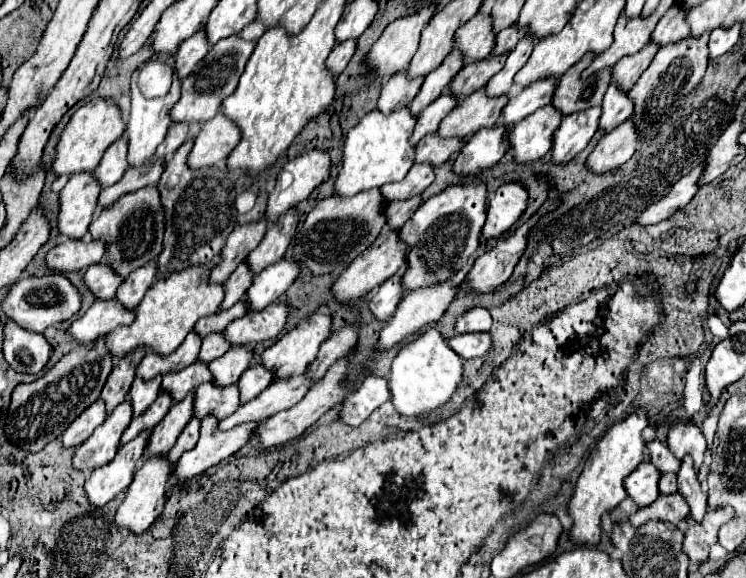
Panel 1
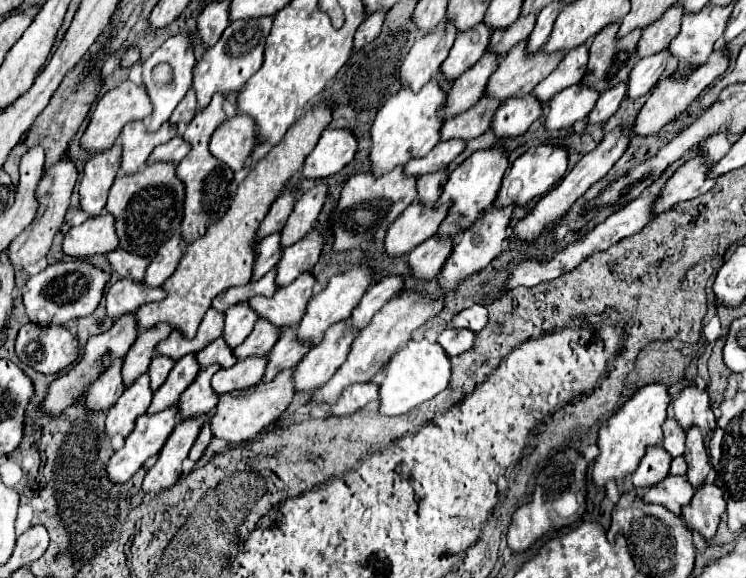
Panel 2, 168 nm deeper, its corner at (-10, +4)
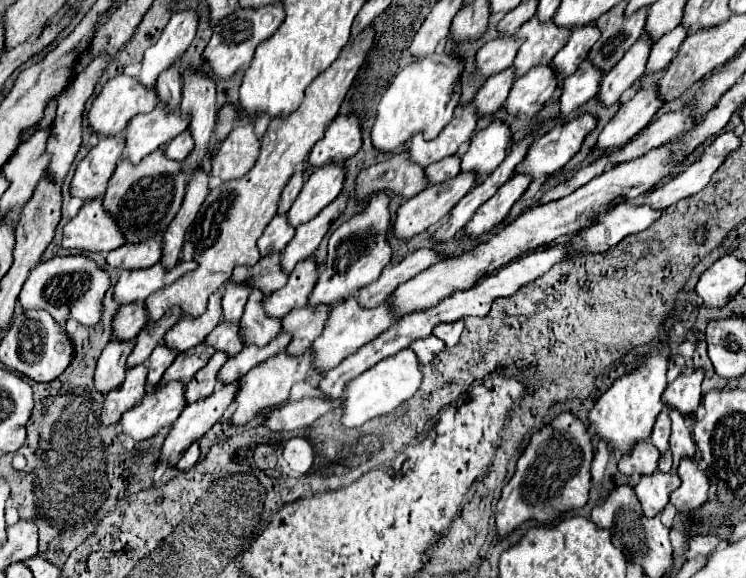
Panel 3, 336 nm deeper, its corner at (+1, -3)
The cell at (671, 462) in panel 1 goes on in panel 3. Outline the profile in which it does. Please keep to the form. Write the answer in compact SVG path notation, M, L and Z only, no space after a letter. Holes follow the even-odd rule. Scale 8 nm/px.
M664 408L660 412L660 416L656 418L656 424L654 424L654 430L652 430L652 444L664 452L668 450L668 438L670 438L670 418L668 418L668 408Z

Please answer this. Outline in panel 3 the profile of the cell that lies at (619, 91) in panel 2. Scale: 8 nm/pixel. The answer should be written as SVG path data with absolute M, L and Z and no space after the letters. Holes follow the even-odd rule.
M644 32L632 44L632 48L622 56L622 60L616 64L616 68L612 68L612 72L608 72L602 78L598 96L604 104L614 104L616 100L620 100L622 92L626 92L644 74L644 64L648 62L648 52L650 52L652 44L654 42L652 42L650 34Z

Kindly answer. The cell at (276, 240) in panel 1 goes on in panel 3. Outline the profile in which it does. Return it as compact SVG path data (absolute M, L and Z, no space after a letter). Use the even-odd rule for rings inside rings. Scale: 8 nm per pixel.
M324 164L316 168L306 180L296 202L288 210L288 220L298 226L312 216L316 216L324 206L328 206L340 192L346 178L344 164Z

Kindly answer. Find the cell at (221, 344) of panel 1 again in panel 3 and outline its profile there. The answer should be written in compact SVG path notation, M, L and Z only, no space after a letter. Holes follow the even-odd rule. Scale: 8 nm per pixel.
M228 280L224 284L224 298L222 298L222 308L224 308L224 318L230 322L238 322L242 318L246 300L250 296L250 290L240 290L240 288L248 288L248 282L232 282Z

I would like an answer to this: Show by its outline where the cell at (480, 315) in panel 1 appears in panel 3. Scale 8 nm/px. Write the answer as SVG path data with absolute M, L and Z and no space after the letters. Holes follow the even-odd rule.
M456 320L456 322L450 322L450 324L440 324L434 328L434 336L440 338L446 346L456 346L458 340L460 340L460 334L464 330L464 320Z

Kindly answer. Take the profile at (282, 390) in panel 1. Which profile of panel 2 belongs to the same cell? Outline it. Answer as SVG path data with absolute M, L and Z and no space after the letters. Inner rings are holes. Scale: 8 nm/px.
M351 321L335 323L327 329L323 341L309 349L309 353L293 369L293 387L297 393L319 389L333 377L333 373L347 359L349 347L355 339Z

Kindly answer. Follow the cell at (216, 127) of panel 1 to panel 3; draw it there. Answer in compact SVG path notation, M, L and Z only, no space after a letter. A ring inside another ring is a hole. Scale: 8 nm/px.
M238 126L226 136L216 156L212 158L212 176L218 176L222 180L242 178L254 166L258 154L260 140L254 134L254 126Z

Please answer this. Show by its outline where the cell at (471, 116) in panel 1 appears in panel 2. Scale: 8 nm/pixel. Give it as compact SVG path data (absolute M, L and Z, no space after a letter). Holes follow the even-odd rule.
M519 43L515 49L511 49L511 53L507 53L507 57L499 61L497 71L489 77L483 97L497 101L507 101L511 97L525 97L563 59L563 53L555 53L553 57L545 57L543 53L527 57L525 45L527 43Z

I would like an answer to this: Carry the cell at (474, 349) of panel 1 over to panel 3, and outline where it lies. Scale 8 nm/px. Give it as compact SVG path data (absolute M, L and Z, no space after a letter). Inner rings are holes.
M428 336L428 338L424 338L424 340L414 340L414 342L410 344L410 348L416 352L416 358L420 360L420 364L430 364L432 358L434 358L440 350L444 350L446 346L444 346L436 336Z

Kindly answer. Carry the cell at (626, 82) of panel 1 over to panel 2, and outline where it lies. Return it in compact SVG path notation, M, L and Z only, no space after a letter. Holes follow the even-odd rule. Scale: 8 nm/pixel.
M675 3L659 21L655 21L643 31L637 45L637 55L643 59L659 53L659 49L665 49L671 43L671 39L679 33L681 17L683 17L683 9L679 7L679 3Z

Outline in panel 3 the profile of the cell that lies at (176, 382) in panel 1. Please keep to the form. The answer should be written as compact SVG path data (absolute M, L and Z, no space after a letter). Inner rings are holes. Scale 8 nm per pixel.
M222 320L210 334L208 338L204 340L208 346L214 346L216 350L222 350L226 352L228 356L234 356L242 350L242 340L240 340L240 324L238 322L228 322L228 320Z

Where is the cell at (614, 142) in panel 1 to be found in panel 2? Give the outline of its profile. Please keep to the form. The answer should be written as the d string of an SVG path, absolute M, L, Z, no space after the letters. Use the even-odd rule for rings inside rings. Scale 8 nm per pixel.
M713 51L709 61L701 67L697 67L693 71L693 75L685 81L685 83L677 83L673 77L665 77L659 81L659 85L653 89L653 93L649 95L649 99L645 101L645 105L641 107L641 111L637 113L637 119L635 119L635 125L633 125L633 133L639 135L639 137L647 137L647 135L655 135L659 133L665 125L669 125L671 121L675 121L683 111L687 111L687 107L699 99L699 95L703 93L703 89L707 89L715 77L719 77L721 73L725 73L725 69L729 67L729 61L725 57L723 51Z

